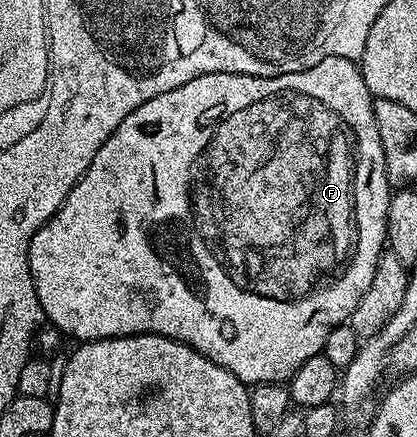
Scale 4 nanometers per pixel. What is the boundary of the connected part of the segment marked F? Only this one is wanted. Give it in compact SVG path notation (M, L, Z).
M324 57L320 65L312 65L312 69L300 73L284 73L276 77L256 77L255 75L241 75L240 73L208 73L172 89L168 93L160 93L160 97L152 97L152 101L144 101L100 145L100 153L92 157L92 165L80 177L78 184L71 189L68 197L60 205L60 209L41 227L32 237L28 249L28 265L32 273L32 281L36 289L36 297L42 306L42 314L45 322L51 328L57 328L63 336L78 339L74 341L89 341L91 339L115 339L125 335L163 335L169 339L175 339L177 343L188 345L196 349L208 361L228 369L241 383L257 385L259 383L285 384L308 361L308 357L316 357L322 354L324 341L328 341L328 333L332 333L334 327L343 326L349 320L351 313L356 309L360 297L368 293L368 285L372 285L372 273L376 273L378 258L384 253L386 241L386 218L388 217L388 205L392 194L390 176L386 173L384 165L384 149L380 145L380 133L376 133L376 117L374 116L375 98L370 94L368 85L364 85L362 68L355 60L344 57Z

